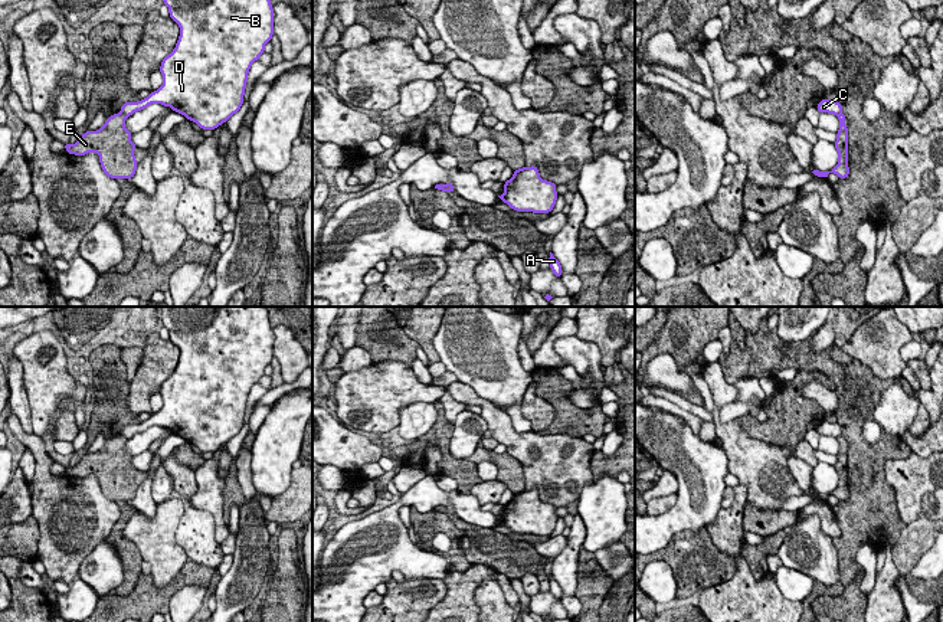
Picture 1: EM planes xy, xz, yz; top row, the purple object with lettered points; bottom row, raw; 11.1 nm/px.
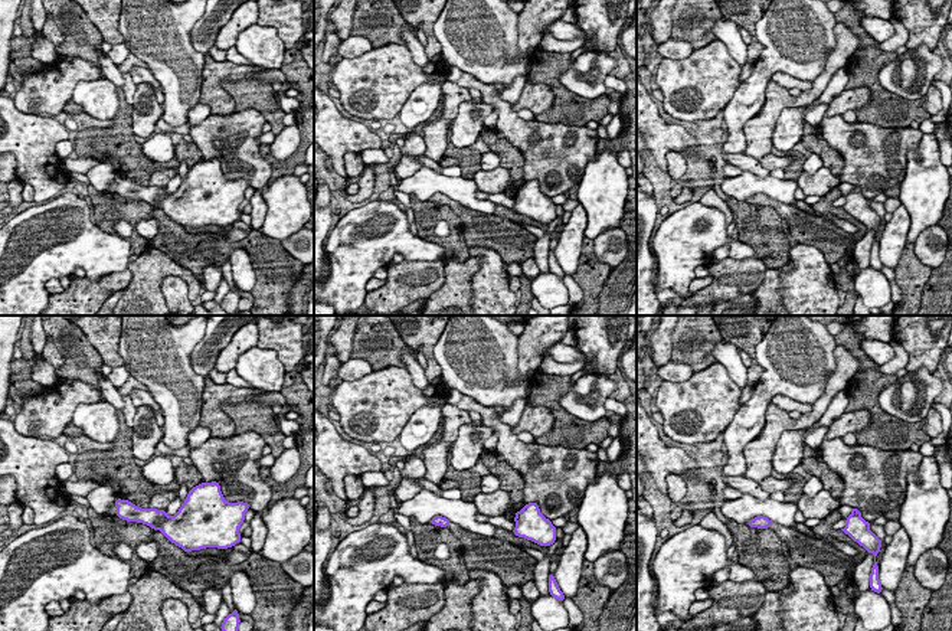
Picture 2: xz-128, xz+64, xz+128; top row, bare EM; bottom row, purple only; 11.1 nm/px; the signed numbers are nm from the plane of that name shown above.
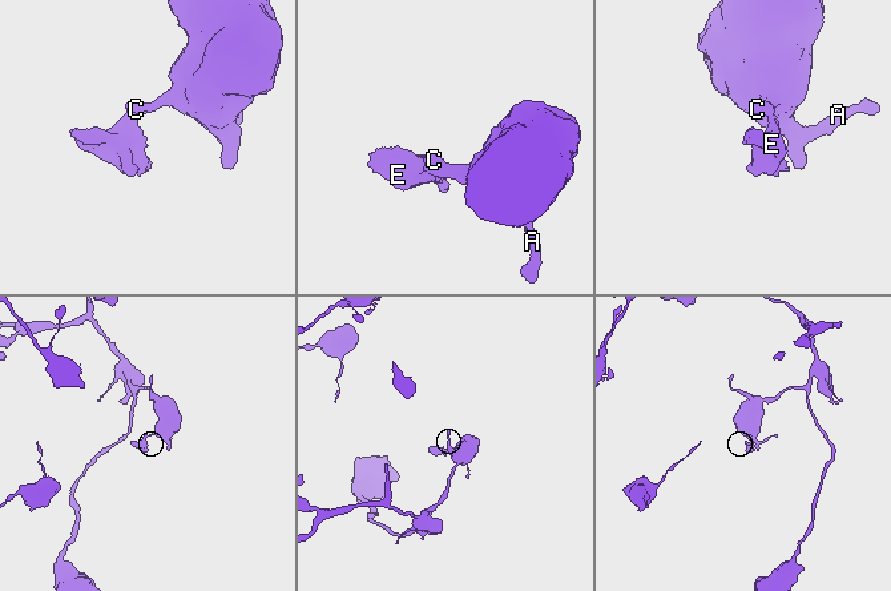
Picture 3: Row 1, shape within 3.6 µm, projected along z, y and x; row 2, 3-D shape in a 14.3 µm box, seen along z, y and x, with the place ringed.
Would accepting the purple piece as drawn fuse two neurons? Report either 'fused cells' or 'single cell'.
fused cells

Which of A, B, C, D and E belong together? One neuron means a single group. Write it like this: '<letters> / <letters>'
A B C D / E

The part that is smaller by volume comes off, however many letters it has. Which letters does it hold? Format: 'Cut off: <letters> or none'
Cut off: E

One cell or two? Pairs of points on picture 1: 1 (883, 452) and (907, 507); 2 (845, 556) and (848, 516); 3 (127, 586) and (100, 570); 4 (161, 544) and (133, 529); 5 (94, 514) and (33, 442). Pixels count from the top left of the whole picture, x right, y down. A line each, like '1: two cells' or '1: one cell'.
1: two cells
2: one cell
3: two cells
4: one cell
5: one cell

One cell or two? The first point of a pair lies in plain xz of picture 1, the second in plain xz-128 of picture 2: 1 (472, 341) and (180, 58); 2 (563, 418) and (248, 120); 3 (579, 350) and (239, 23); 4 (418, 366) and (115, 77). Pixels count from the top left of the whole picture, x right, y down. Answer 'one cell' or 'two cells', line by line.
1: one cell
2: two cells
3: two cells
4: one cell

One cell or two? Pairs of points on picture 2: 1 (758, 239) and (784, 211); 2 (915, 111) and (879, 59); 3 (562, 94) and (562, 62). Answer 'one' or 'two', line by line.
1: two
2: one
3: one

